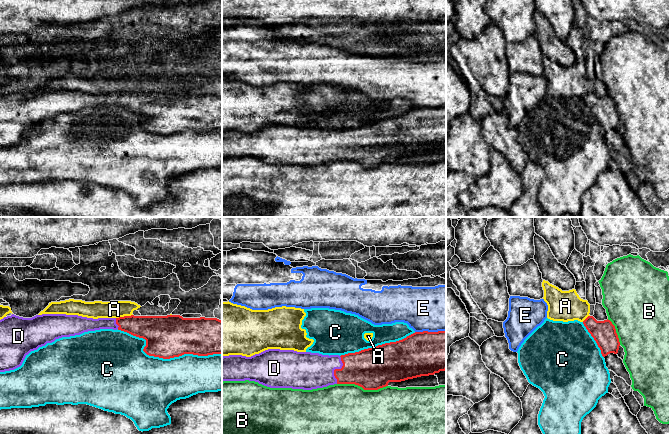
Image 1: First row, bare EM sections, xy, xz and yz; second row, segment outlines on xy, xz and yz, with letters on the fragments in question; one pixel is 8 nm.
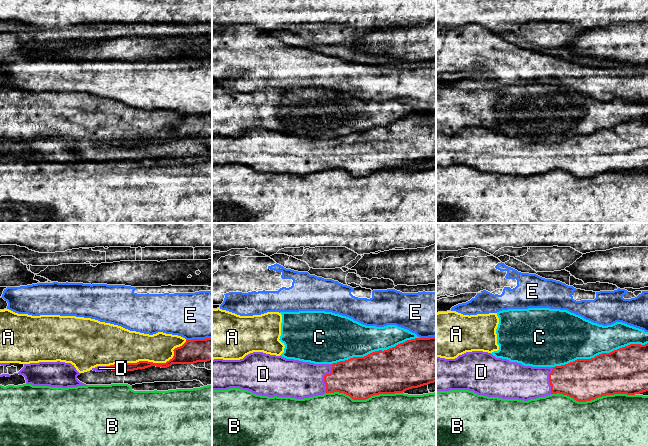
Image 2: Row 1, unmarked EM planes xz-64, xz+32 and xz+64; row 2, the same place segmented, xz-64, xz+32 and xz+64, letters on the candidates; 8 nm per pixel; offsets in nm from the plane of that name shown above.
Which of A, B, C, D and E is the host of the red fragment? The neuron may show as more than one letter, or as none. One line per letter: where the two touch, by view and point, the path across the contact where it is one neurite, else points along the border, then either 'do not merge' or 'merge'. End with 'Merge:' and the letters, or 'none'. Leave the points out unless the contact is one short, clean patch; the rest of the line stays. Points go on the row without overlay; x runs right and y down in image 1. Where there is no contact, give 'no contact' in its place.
A: meets red in xy at (124, 92); do not merge
B: meets red in xz at (362, 163); do not merge
C: meets red in xy at (163, 134); do not merge
D: meets red in xz at (336, 145); runs through xz (367, 144), (336, 145), (305, 146); merge
E: meets red in xz at (430, 108); do not merge
Merge: D

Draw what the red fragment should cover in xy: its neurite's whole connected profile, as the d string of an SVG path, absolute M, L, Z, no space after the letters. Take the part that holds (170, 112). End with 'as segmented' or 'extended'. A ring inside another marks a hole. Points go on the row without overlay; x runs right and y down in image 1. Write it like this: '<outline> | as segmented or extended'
M12 90L0 96L0 148L20 143L25 133L39 123L62 113L80 111L100 105L127 108L146 116L143 127L154 133L170 135L184 130L208 132L222 130L222 97L217 94L183 94L167 92L124 92L119 94L87 94L78 91L42 90L23 94Z | extended

